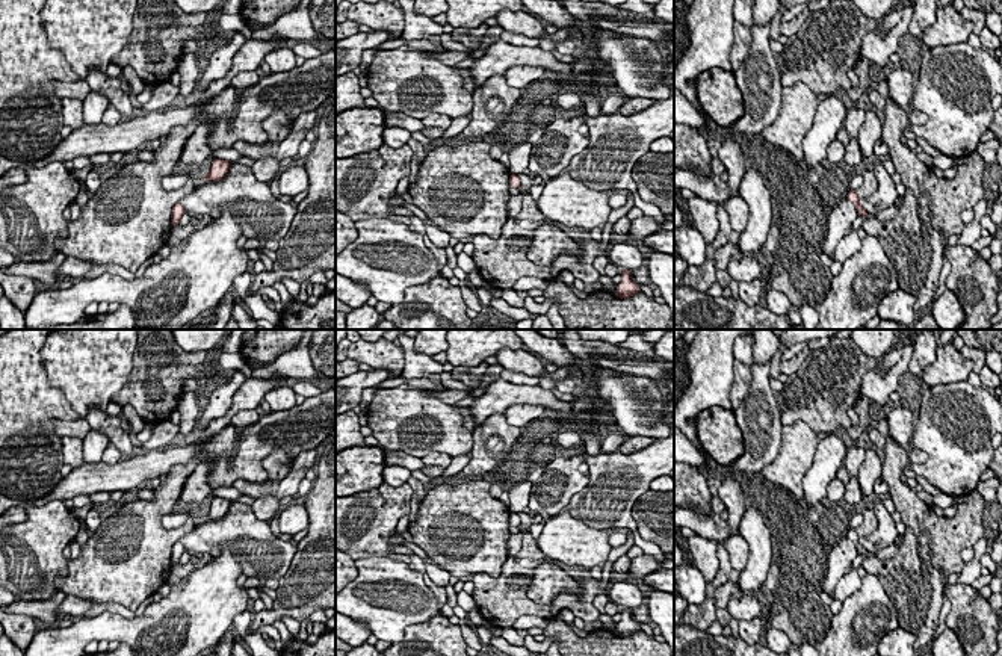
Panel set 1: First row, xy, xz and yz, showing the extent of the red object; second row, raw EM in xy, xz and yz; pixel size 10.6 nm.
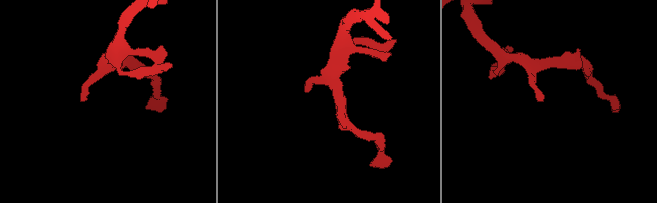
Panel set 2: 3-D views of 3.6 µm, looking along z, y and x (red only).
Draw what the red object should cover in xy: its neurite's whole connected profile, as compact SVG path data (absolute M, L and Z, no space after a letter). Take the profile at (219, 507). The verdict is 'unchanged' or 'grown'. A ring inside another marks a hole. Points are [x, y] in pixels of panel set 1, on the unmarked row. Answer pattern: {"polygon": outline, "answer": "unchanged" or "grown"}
{"polygon": "M213 497L210 508L204 514L204 520L216 520L222 518L228 508L230 508L230 500L222 499L222 497Z", "answer": "unchanged"}

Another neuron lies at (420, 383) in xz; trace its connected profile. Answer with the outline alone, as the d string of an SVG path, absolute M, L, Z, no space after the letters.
M404 376L393 378L393 379L385 379L384 382L381 382L381 387L382 388L393 388L393 387L397 387L400 384L408 384L408 385L417 387L417 388L441 387L441 385L434 384L429 378L407 379Z

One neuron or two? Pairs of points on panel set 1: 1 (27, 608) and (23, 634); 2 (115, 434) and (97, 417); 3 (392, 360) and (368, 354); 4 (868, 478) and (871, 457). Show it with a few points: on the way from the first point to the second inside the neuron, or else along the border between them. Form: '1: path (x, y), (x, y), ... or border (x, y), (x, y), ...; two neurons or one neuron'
1: border (15, 612), (24, 612), (35, 618); two neurons
2: path (111, 430), (102, 422); one neuron
3: path (386, 354), (374, 354); one neuron
4: path (868, 473), (871, 461); one neuron

